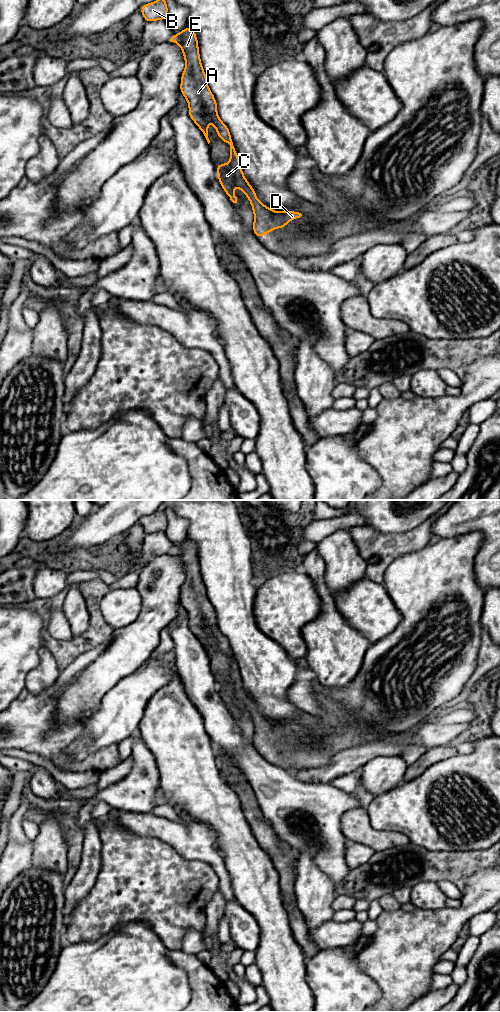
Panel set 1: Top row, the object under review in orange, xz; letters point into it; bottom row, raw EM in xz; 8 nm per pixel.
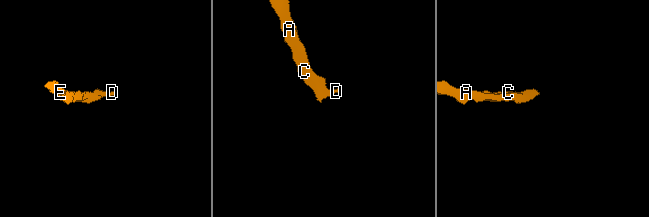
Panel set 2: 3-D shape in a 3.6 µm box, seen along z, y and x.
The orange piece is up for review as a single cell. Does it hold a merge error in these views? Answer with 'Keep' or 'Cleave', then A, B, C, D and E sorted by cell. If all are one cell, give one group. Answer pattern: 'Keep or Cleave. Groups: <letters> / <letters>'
Keep. Groups: A B C D E

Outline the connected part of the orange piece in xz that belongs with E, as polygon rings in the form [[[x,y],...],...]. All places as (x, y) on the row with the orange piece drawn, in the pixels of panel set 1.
[[[186,26],[179,34],[173,34],[169,40],[177,43],[185,59],[186,67],[181,76],[181,94],[187,99],[189,116],[203,132],[208,144],[208,121],[206,114],[216,127],[218,137],[230,145],[230,163],[216,165],[218,180],[225,193],[233,203],[237,203],[237,197],[233,191],[233,185],[239,187],[248,197],[254,212],[253,233],[262,238],[267,232],[275,228],[286,228],[286,223],[302,216],[297,211],[275,212],[263,205],[256,197],[255,190],[243,175],[239,157],[233,146],[230,131],[217,114],[217,103],[207,85],[207,77],[201,65],[196,33]]]

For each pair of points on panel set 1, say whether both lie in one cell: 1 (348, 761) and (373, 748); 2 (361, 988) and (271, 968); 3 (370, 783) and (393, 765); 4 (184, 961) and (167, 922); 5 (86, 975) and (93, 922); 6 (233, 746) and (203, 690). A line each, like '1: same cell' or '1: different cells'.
1: same cell
2: different cells
3: same cell
4: different cells
5: different cells
6: same cell

